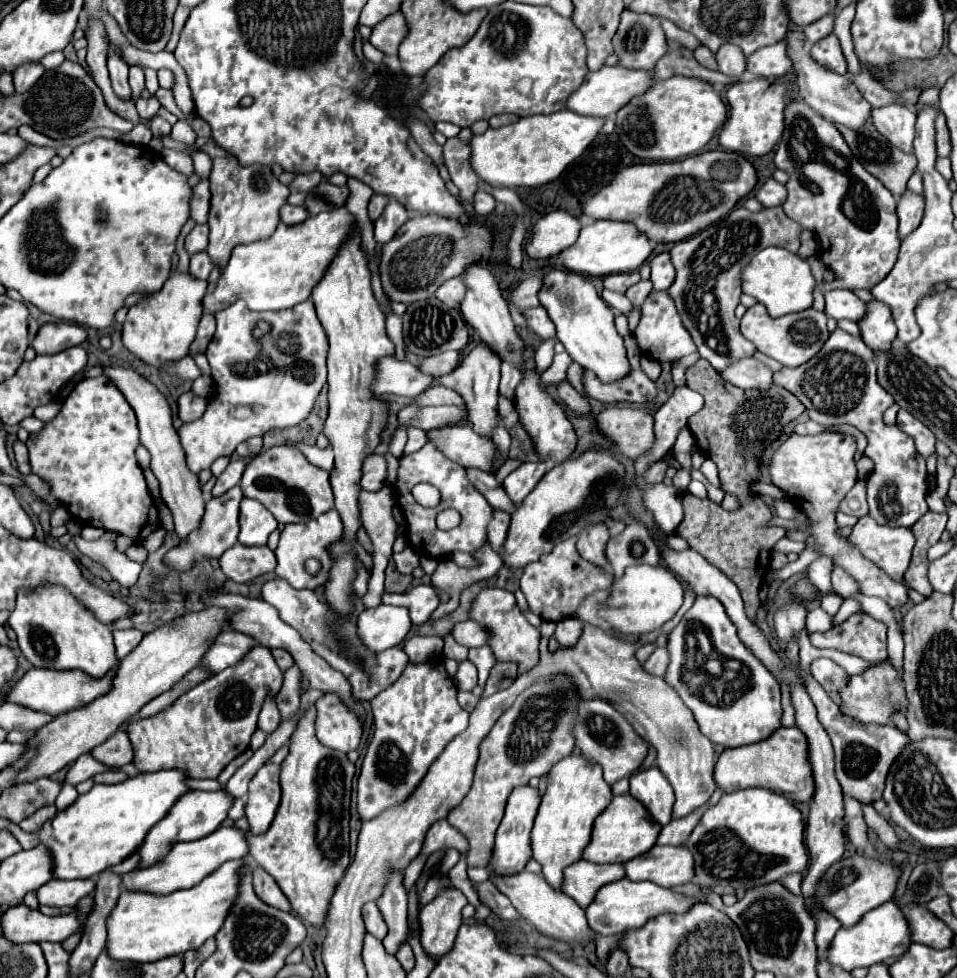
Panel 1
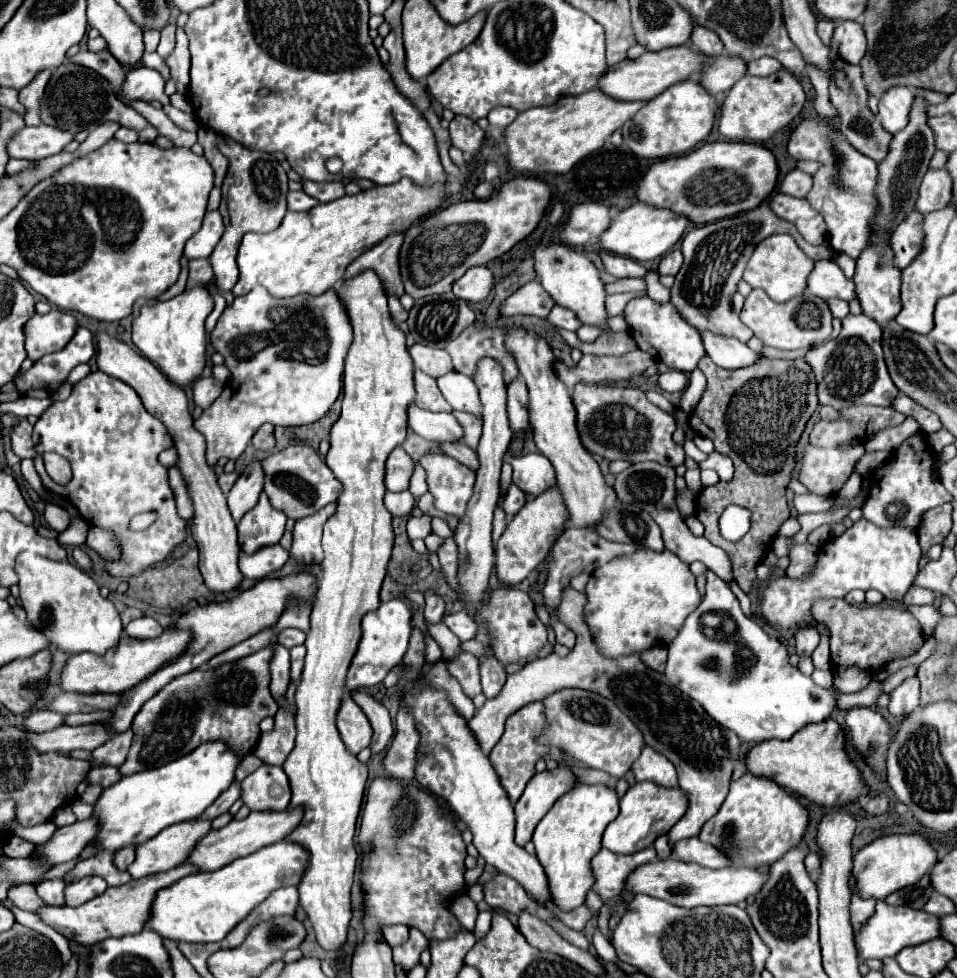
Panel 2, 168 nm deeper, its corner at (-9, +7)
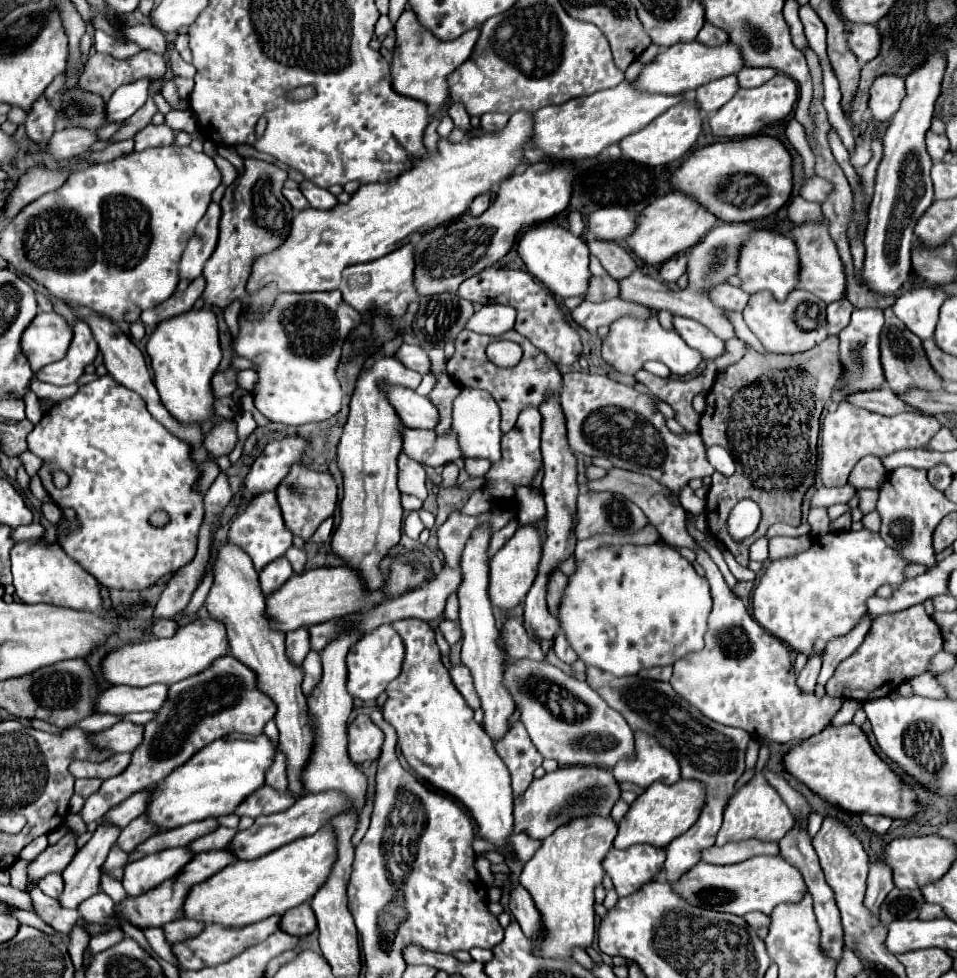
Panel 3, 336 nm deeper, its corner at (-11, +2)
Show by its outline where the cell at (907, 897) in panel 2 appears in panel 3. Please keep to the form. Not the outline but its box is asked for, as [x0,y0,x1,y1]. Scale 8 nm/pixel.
[880,889,924,925]

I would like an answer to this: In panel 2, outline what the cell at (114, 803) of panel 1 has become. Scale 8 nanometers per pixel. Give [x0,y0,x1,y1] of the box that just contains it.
[92,740,240,852]

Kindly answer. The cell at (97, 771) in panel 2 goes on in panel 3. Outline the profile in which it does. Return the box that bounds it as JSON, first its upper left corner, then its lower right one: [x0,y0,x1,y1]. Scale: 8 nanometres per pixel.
[76,779,102,797]

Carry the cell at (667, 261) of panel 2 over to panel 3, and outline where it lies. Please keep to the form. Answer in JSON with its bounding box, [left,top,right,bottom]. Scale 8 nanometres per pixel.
[660,253,686,283]

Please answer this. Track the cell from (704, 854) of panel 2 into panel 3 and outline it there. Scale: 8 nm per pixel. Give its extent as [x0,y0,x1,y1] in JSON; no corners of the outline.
[702,841,778,865]

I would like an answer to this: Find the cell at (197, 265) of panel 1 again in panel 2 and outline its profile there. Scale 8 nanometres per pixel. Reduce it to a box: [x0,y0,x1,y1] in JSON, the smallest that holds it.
[186,258,212,290]

